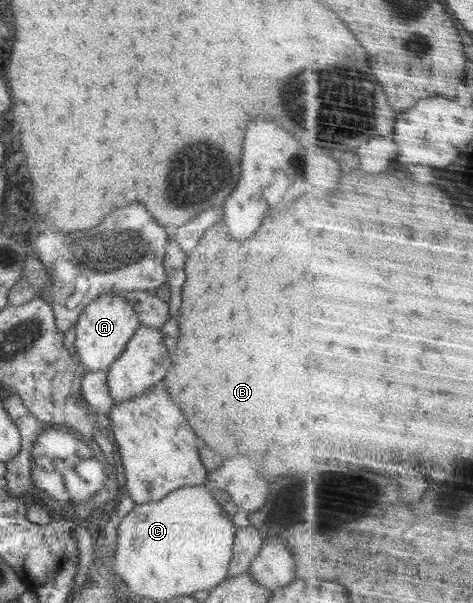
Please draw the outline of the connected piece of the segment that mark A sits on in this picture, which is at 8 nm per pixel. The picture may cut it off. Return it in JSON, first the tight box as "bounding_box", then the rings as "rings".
{"bounding_box":[75,292,141,372],"rings":[[[128,292],[123,293],[102,293],[88,303],[84,310],[80,313],[76,326],[75,346],[80,361],[86,365],[86,372],[108,371],[109,366],[124,352],[126,344],[130,342],[130,338],[136,332],[136,329],[141,325],[138,313],[134,309],[134,305],[124,297]]]}

